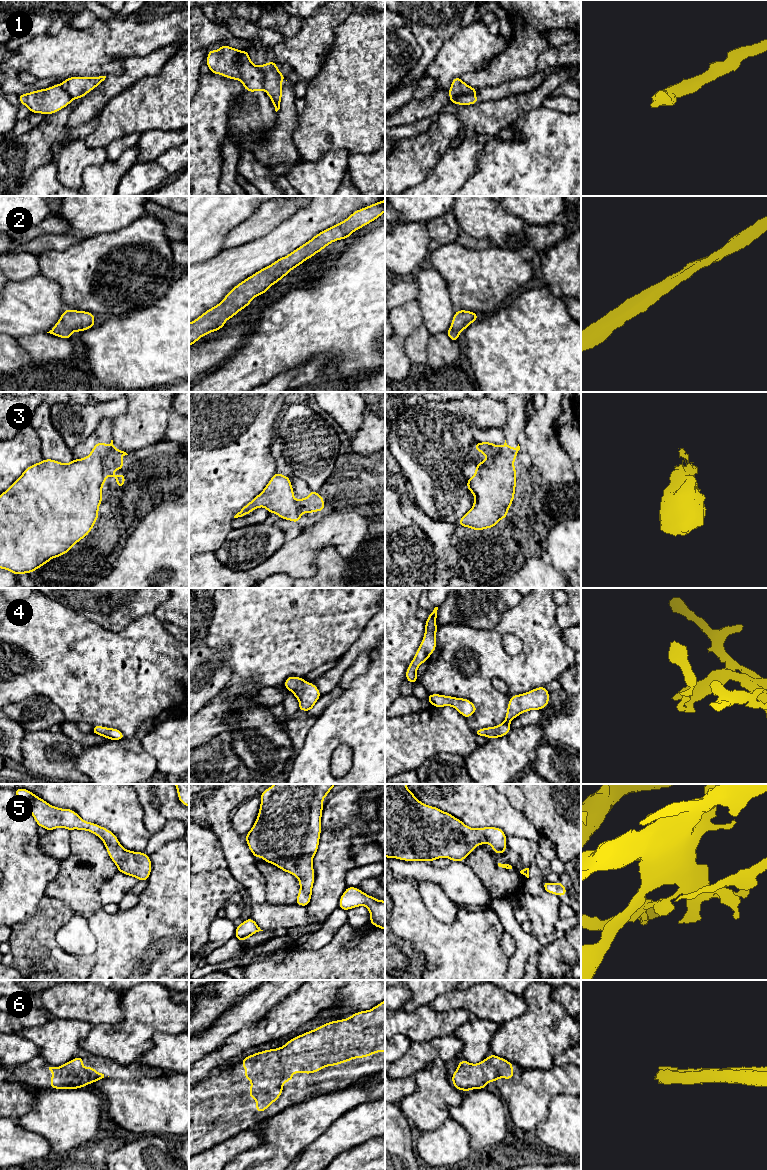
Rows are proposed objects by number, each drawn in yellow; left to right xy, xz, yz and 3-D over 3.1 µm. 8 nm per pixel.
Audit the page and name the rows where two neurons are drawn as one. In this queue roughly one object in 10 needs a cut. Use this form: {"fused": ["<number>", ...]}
{"fused": ["1"]}

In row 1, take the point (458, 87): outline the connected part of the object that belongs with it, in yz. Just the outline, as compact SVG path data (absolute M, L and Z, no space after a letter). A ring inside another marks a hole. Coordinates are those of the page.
M456 77L451 82L451 87L448 90L450 100L456 97L457 95L462 94L476 94L477 88L468 86L465 82L462 81L460 77Z

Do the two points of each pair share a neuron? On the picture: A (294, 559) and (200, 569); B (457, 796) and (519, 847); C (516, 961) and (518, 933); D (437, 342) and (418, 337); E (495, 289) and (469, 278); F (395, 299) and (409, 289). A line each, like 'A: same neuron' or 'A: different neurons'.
A: same neuron
B: different neurons
C: same neuron
D: different neurons
E: same neuron
F: same neuron

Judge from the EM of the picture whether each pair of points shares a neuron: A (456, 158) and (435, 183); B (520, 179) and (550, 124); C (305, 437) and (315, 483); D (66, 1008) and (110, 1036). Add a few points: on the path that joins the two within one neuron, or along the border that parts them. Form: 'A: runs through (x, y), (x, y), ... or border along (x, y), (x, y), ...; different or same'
A: runs through (454, 164), (441, 177); same
B: runs through (534, 165), (548, 151), (548, 138); same
C: runs through (315, 448), (315, 472); same
D: border along (116, 1024), (92, 1025); different

